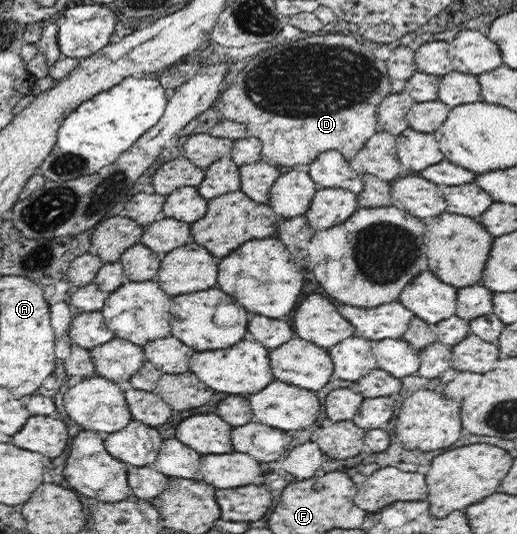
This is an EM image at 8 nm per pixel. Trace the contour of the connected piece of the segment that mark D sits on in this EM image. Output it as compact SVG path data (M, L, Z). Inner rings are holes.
M332 32L323 37L323 35L310 36L306 39L296 40L285 44L275 44L271 49L259 53L257 57L248 59L248 64L239 72L230 86L224 87L221 97L215 102L217 109L223 114L225 120L237 123L244 123L248 129L248 135L260 139L262 143L261 160L274 166L295 167L295 165L309 165L319 154L324 151L335 150L341 152L346 160L354 158L360 149L363 149L364 143L379 130L378 127L378 106L385 97L388 97L392 91L390 88L390 79L386 68L386 62L377 59L373 54L375 46L365 43L359 43L352 35L345 33Z

